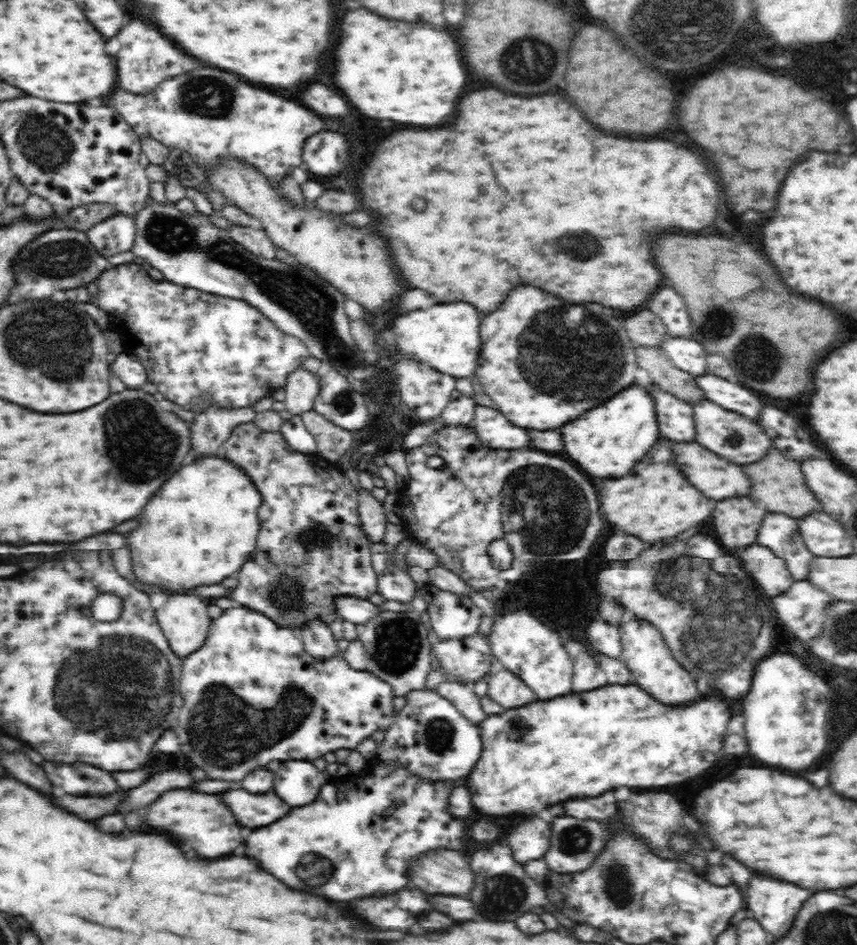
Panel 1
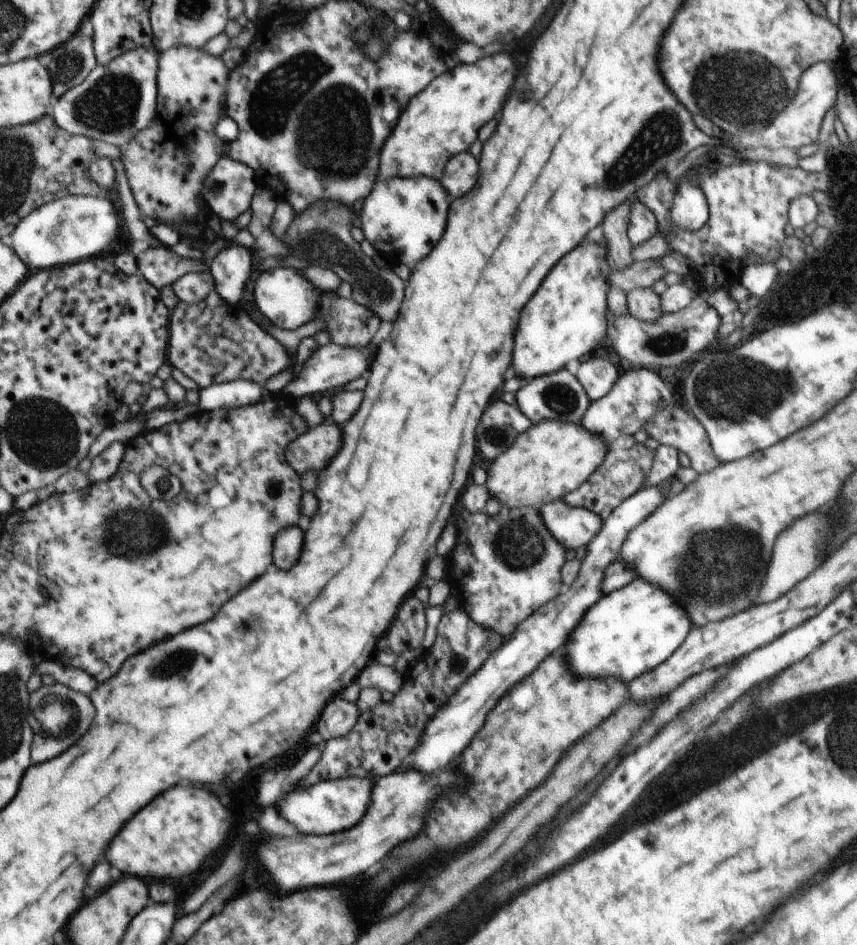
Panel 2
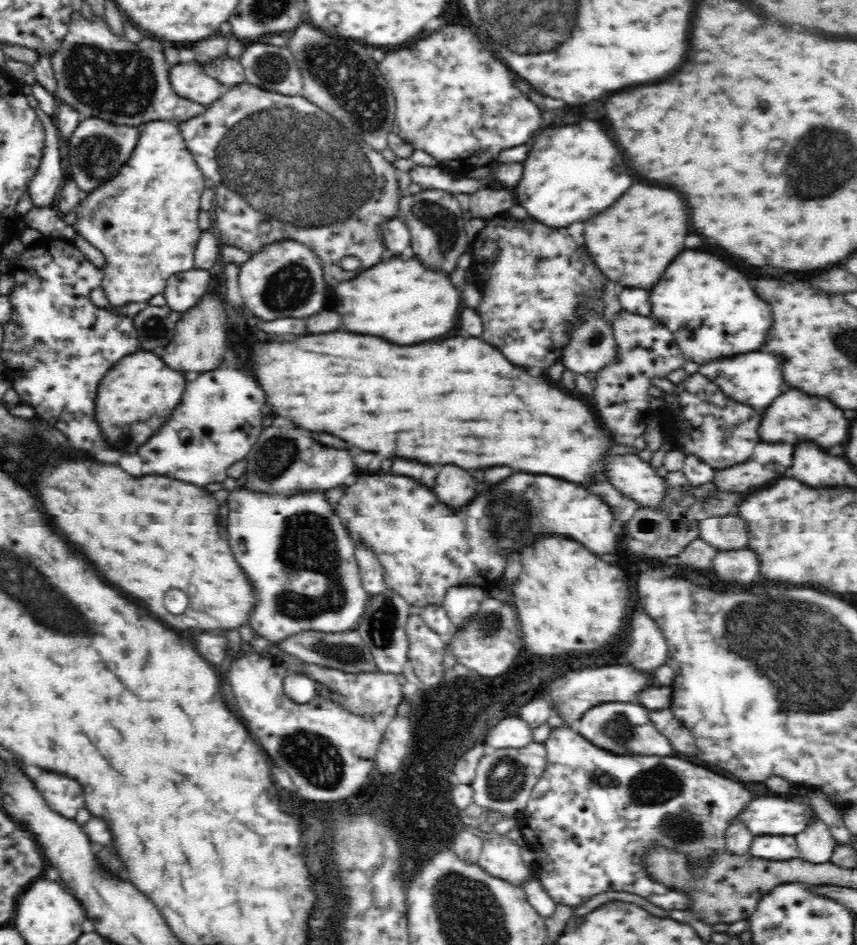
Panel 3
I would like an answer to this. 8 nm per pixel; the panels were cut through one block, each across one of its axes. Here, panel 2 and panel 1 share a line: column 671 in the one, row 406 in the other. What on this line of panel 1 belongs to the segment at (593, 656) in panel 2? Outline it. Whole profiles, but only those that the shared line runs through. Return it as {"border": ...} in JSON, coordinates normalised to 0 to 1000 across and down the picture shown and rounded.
{"border":[[[735,407],[714,423],[707,423],[700,432],[691,432],[679,442],[653,453],[658,480],[681,502],[698,508],[723,508],[733,504],[742,489],[751,485],[758,474],[768,468],[769,451],[765,447],[764,426],[761,419],[744,408]]]}

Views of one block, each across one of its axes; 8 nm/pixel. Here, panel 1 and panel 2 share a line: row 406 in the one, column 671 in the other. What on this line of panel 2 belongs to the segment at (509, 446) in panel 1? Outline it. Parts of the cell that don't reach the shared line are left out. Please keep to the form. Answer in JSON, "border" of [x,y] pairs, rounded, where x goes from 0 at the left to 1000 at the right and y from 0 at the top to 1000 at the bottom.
{"border":[[[783,503],[772,511],[765,513],[750,514],[734,527],[727,529],[725,535],[712,542],[712,545],[702,551],[699,563],[684,576],[681,590],[677,594],[677,599],[671,614],[659,622],[657,629],[643,639],[629,642],[622,651],[610,658],[610,665],[606,669],[601,667],[601,673],[595,673],[575,690],[562,703],[564,707],[558,707],[547,720],[544,720],[534,731],[511,752],[506,753],[505,760],[497,766],[494,775],[494,787],[484,794],[480,811],[494,819],[505,819],[517,813],[522,813],[533,796],[538,796],[552,777],[564,768],[564,762],[568,753],[578,747],[578,743],[603,722],[608,722],[613,715],[617,715],[627,703],[641,694],[645,688],[655,686],[669,665],[676,660],[680,648],[692,641],[701,633],[701,618],[704,614],[704,601],[711,600],[713,595],[723,593],[727,572],[737,559],[744,557],[755,548],[777,527],[781,525],[781,516],[786,508],[791,508],[788,503]]]}

